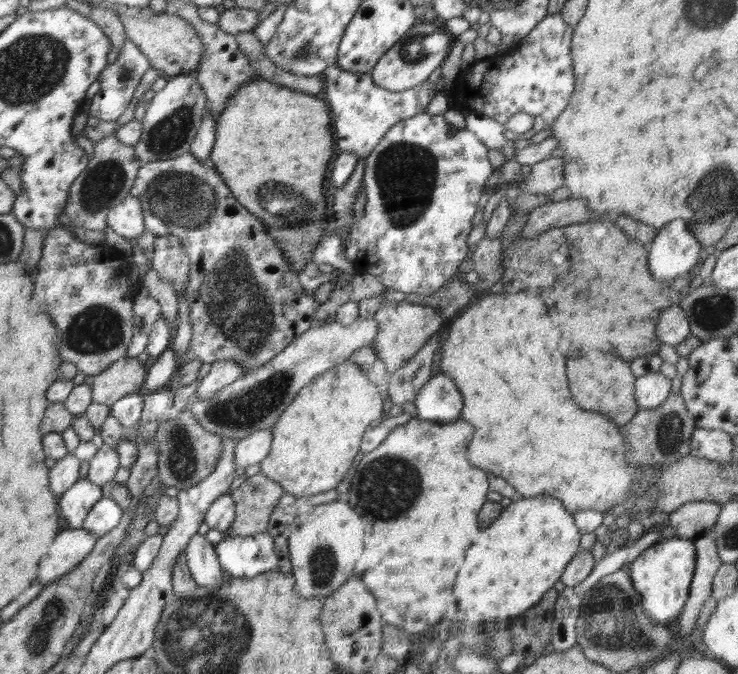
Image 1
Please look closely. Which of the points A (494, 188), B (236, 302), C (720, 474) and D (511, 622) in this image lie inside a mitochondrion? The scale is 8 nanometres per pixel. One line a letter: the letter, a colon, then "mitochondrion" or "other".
A: other
B: mitochondrion
C: other
D: other

